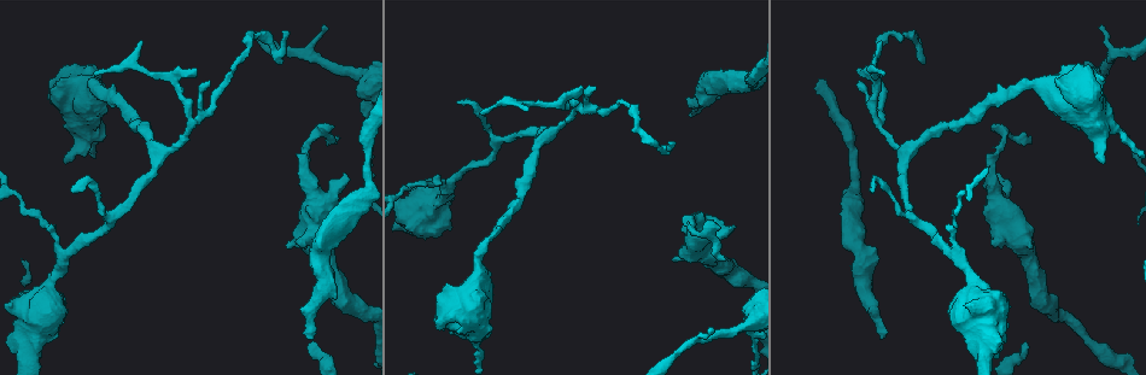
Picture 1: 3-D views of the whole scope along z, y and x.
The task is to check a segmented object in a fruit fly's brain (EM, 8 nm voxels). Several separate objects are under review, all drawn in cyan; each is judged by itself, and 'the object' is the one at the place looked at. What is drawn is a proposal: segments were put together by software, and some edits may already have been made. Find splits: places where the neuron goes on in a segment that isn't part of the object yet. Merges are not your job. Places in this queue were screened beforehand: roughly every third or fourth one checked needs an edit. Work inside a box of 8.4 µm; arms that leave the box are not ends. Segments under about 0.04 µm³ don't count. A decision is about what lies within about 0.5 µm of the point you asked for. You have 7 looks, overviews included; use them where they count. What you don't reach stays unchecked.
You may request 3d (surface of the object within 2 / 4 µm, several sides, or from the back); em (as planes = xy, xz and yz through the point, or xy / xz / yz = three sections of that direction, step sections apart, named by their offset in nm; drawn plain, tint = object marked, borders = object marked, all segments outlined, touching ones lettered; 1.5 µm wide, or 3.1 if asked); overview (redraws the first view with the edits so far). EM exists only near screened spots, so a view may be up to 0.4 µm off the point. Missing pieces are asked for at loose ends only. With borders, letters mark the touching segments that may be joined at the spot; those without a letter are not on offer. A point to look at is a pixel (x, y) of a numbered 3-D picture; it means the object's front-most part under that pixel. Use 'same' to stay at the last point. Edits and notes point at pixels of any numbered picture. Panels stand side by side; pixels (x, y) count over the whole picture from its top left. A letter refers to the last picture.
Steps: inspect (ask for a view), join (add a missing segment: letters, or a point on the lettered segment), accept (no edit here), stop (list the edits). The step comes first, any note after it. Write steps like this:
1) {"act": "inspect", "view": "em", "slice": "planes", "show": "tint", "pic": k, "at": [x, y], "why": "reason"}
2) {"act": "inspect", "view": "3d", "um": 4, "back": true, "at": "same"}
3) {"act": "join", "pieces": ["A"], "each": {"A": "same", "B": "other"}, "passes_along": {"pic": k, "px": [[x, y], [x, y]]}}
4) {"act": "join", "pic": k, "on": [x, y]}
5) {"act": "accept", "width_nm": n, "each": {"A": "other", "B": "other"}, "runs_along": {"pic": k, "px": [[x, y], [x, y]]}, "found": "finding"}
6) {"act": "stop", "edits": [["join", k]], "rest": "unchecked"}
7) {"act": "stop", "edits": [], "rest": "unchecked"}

{"act": "inspect", "view": "em", "slice": "xy", "step": 4, "show": "borders", "pic": 1, "at": [287, 248], "why": "thick end"}

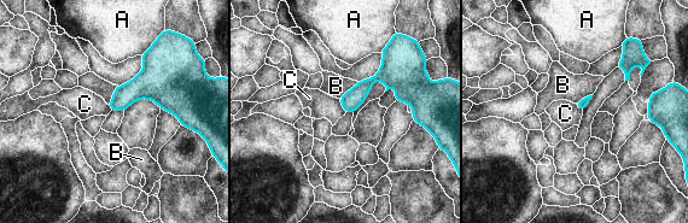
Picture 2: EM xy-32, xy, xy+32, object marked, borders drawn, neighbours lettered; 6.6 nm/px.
{"act": "accept", "each": {"A": "other", "B": "other", "C": "other"}, "runs_along": {"pic": 2, "px": [[344, 99], [375, 77], [391, 77], [418, 105]]}, "found": "no lettered segment goes on from it"}

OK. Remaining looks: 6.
{"act": "inspect", "view": "em", "slice": "planes", "show": "plain", "pic": 1, "at": [1103, 26], "why": "an open end"}

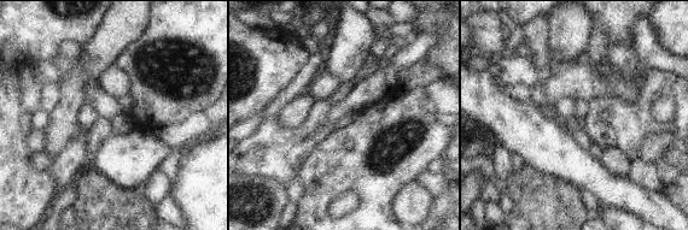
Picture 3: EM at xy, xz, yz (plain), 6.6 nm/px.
{"act": "inspect", "view": "em", "slice": "planes", "show": "borders", "at": "same"}

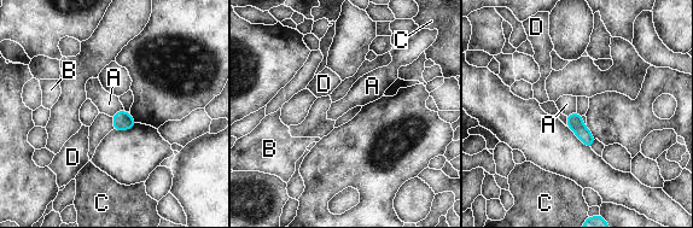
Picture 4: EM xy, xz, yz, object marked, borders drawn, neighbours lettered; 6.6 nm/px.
{"act": "accept", "each": {"A": "other", "B": "other", "C": "other", "D": "other"}, "border": {"pic": 4, "px": [[124, 111], [117, 111], [112, 117]]}, "found": "none of them fits"}

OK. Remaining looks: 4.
{"act": "inspect", "view": "em", "slice": "yz", "step": 8, "show": "borders", "pic": 1, "at": [880, 337], "why": "branch stops here"}

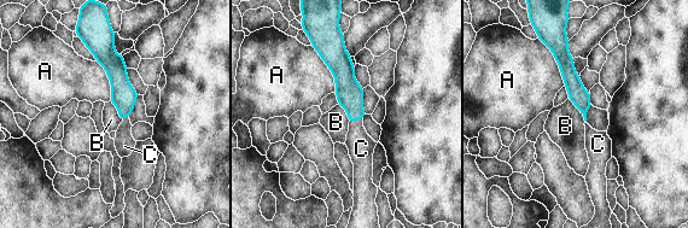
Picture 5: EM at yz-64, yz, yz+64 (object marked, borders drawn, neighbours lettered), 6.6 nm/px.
{"act": "join", "pieces": ["C"], "each": {"A": "other", "B": "other", "C": "same"}, "passes_along": {"pic": 5, "px": [[349, 93], [355, 120], [361, 146]]}, "found": "the neuron continues"}

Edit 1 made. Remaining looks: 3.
{"act": "stop", "edits": [["join", 5]], "rest": "unchecked"}

